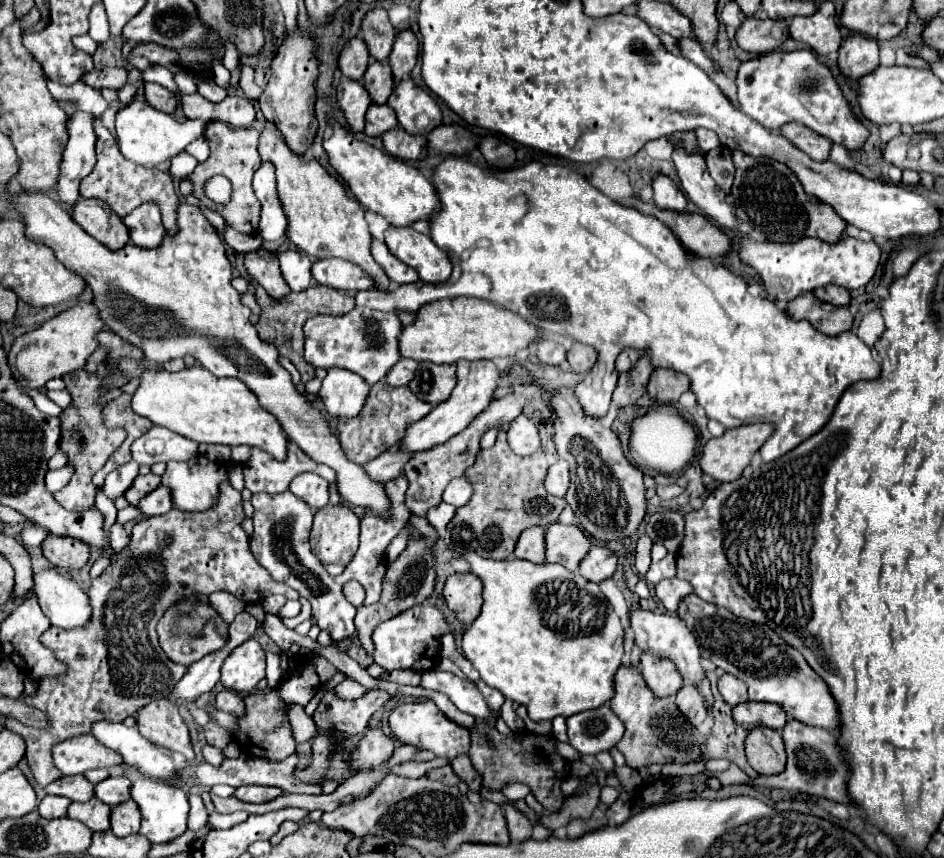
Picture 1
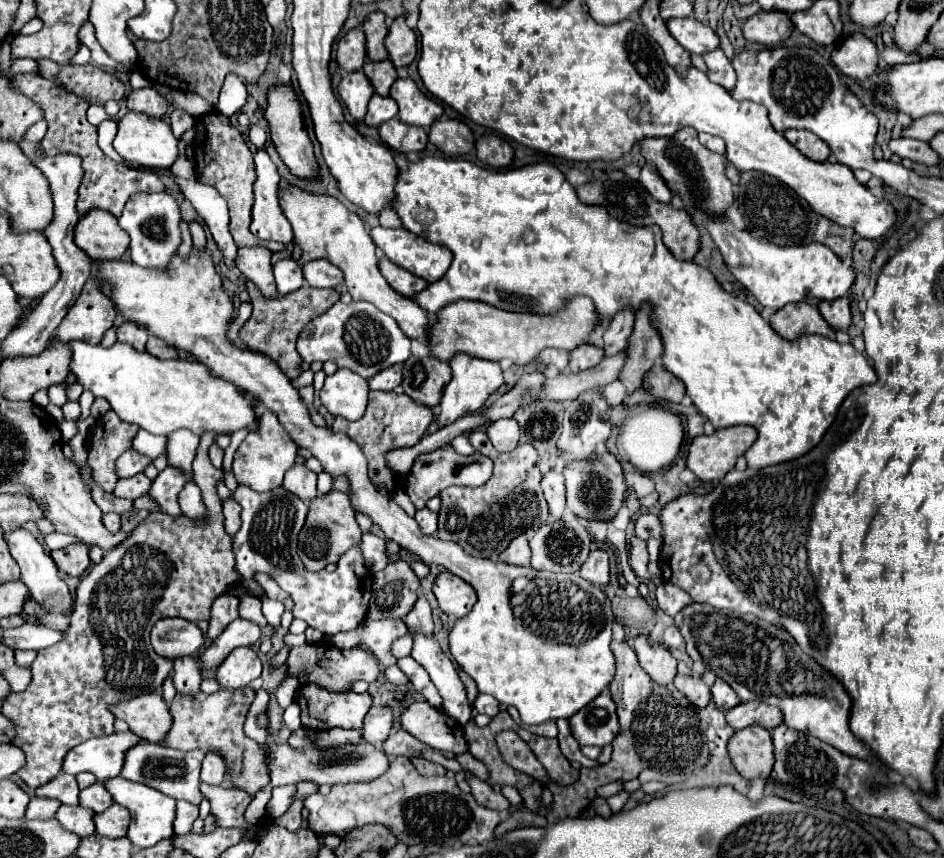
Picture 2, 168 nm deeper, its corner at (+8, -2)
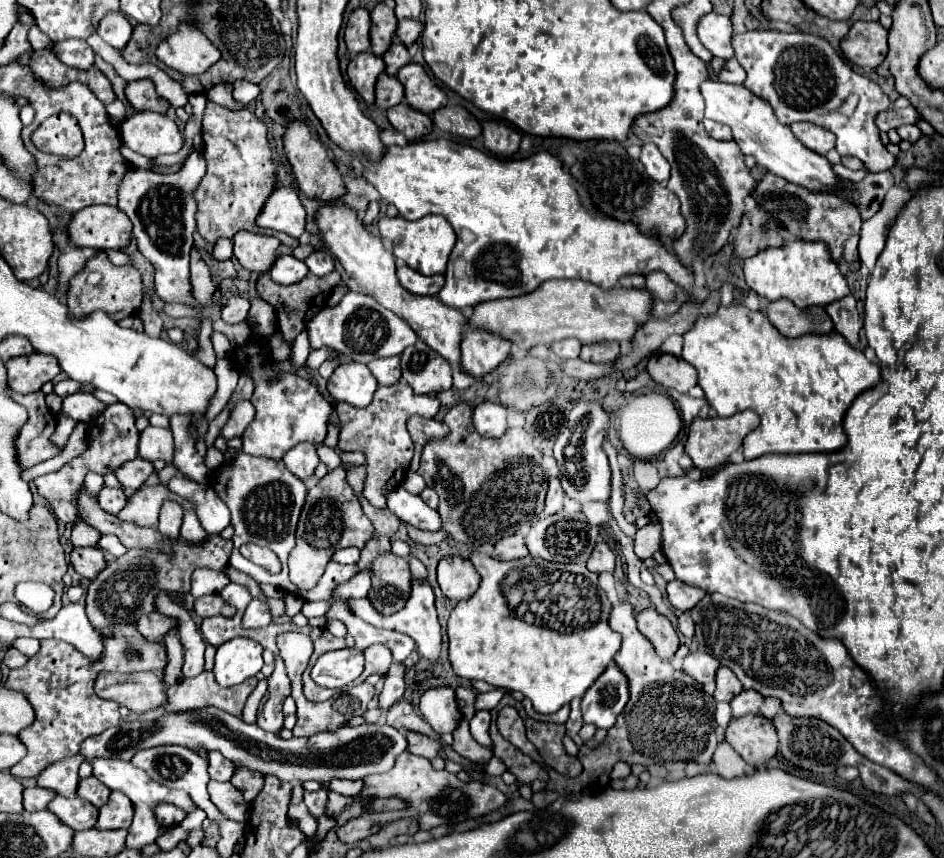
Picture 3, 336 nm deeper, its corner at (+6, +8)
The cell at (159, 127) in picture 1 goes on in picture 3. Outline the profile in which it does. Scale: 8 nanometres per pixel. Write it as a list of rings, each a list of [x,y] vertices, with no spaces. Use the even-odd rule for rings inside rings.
[[[134,112],[120,124],[122,142],[134,152],[156,158],[162,154],[176,154],[184,140],[180,128],[166,114]]]

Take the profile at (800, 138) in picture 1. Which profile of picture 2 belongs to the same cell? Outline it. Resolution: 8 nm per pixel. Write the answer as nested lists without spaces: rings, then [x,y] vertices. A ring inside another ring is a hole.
[[[786,130],[784,138],[810,160],[826,160],[830,156],[828,144],[808,130]]]

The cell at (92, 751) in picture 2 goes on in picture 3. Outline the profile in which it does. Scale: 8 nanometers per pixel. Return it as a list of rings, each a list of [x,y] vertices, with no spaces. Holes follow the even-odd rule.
[[[202,708],[198,712],[184,712],[184,714],[166,714],[162,720],[156,722],[122,722],[122,726],[108,728],[106,732],[98,736],[90,736],[80,744],[80,752],[86,760],[92,758],[118,758],[118,760],[132,760],[132,756],[142,748],[152,748],[160,744],[182,744],[186,748],[196,748],[200,744],[206,746],[206,750],[220,750],[228,760],[234,764],[246,764],[250,770],[258,770],[262,774],[274,774],[284,782],[306,782],[306,780],[318,780],[328,784],[332,778],[348,778],[348,780],[360,780],[368,774],[382,774],[394,768],[394,760],[400,752],[406,750],[406,738],[404,732],[396,732],[388,724],[362,724],[362,726],[340,726],[336,732],[320,732],[314,736],[302,736],[302,738],[280,738],[278,734],[266,732],[258,728],[256,724],[246,724],[244,720],[230,716],[218,708]]]

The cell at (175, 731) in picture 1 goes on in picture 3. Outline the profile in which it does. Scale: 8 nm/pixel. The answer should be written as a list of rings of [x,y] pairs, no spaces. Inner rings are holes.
[[[102,672],[102,676],[96,680],[96,694],[104,700],[114,700],[120,706],[126,706],[136,714],[144,714],[168,702],[162,688],[162,678],[158,678],[154,672]]]

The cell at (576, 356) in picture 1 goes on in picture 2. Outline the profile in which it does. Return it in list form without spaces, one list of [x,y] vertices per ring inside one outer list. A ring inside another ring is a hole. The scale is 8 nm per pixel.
[[[582,344],[582,346],[578,346],[576,350],[570,352],[570,370],[574,374],[584,372],[592,366],[598,366],[602,362],[602,358],[604,358],[602,348],[594,346],[594,344]]]

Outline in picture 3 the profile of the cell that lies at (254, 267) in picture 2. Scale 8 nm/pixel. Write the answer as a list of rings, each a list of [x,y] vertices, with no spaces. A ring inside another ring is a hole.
[[[238,232],[232,242],[234,256],[250,272],[268,272],[276,260],[276,248],[280,246],[278,238],[252,232]]]

